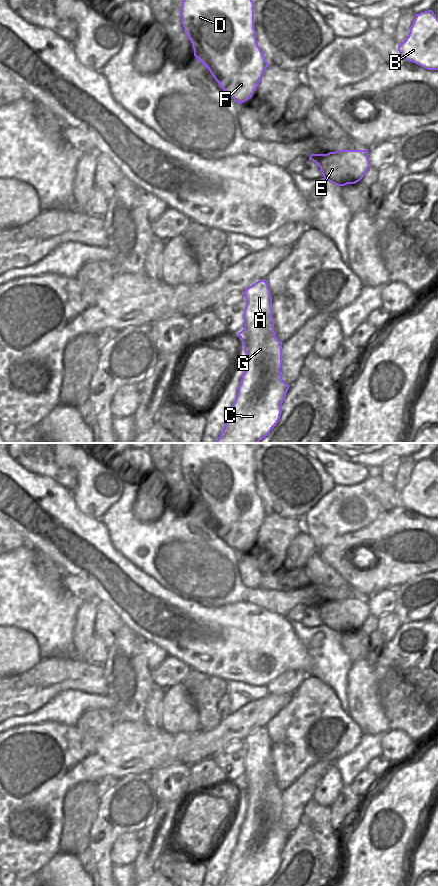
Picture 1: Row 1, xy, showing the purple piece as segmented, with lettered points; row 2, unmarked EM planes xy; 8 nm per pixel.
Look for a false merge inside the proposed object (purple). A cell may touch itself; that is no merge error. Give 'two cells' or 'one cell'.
one cell

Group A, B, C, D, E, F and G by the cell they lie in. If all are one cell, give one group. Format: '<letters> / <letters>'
A B C D E F G

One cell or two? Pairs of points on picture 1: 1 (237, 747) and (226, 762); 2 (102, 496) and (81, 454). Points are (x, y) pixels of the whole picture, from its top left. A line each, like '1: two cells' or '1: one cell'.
1: one cell
2: one cell

